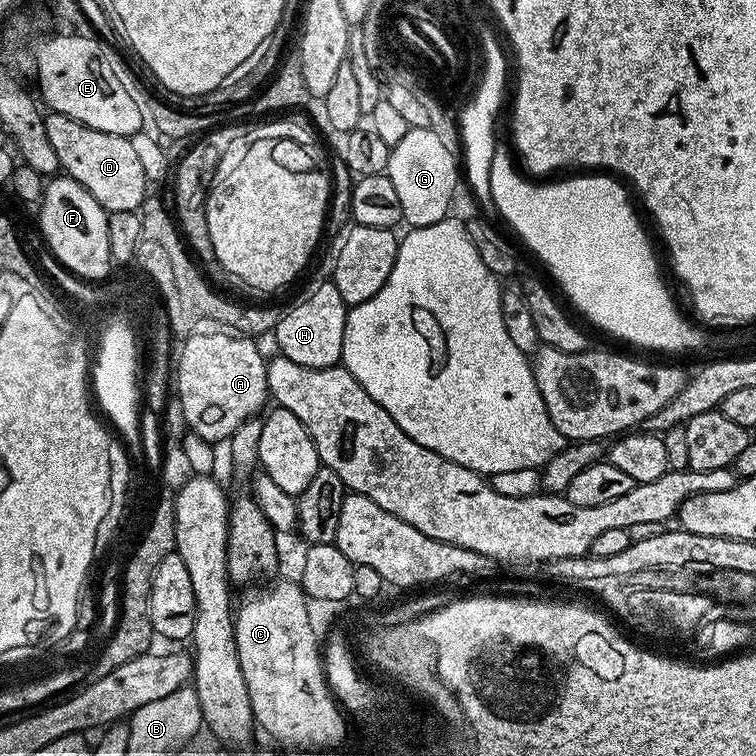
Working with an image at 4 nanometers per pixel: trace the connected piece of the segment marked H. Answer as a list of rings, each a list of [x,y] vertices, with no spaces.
[[[330,282],[320,284],[301,304],[293,306],[289,312],[285,311],[276,323],[274,339],[278,347],[279,355],[286,357],[290,362],[298,362],[298,366],[310,366],[311,368],[335,368],[341,363],[344,355],[344,331],[346,330],[346,318],[349,305],[344,303],[342,294]]]

